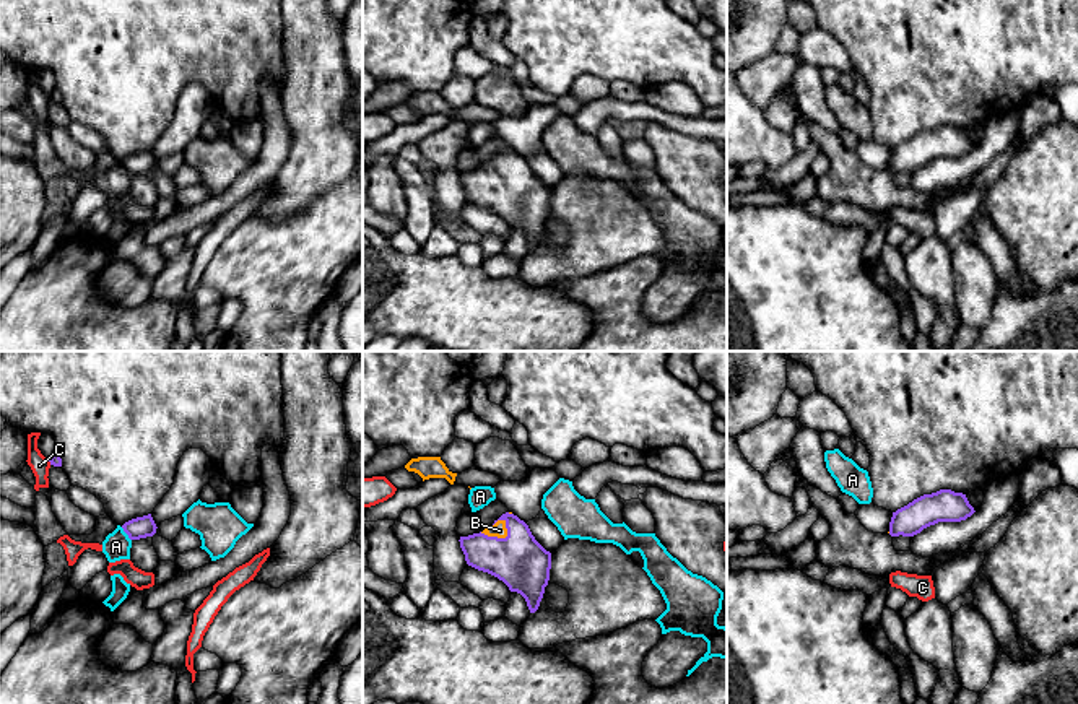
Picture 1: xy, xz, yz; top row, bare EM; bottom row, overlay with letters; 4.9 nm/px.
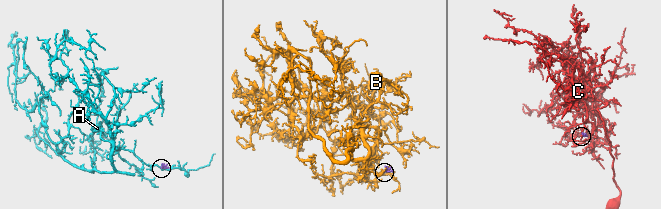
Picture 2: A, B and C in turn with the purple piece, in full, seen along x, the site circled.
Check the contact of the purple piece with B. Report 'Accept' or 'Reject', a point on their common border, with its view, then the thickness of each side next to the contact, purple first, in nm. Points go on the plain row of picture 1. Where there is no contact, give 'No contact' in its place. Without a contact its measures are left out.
Accept. Touches purple at xz (499, 174). Thickness 260 nm (purple) against 70 nm

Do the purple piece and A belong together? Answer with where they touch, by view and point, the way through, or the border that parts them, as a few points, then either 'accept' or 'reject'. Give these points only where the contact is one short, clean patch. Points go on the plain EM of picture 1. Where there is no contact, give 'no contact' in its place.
xy (126, 168) | along xy (121, 163), (130, 176) | reject

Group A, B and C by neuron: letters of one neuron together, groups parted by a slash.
A / B / C

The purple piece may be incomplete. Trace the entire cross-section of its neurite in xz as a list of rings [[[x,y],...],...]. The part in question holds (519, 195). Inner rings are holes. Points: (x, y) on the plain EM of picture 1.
[[[506,148],[491,163],[459,177],[468,202],[520,229],[530,249],[538,246],[550,216],[551,189],[535,176],[524,156]]]

